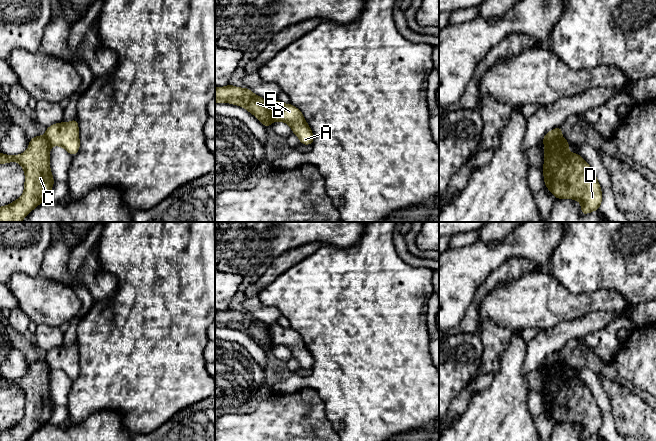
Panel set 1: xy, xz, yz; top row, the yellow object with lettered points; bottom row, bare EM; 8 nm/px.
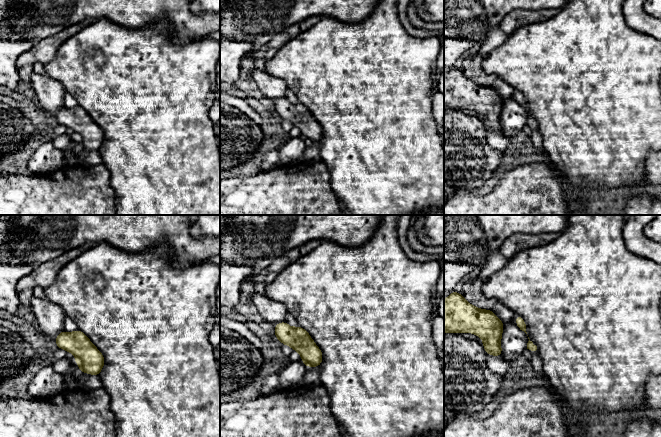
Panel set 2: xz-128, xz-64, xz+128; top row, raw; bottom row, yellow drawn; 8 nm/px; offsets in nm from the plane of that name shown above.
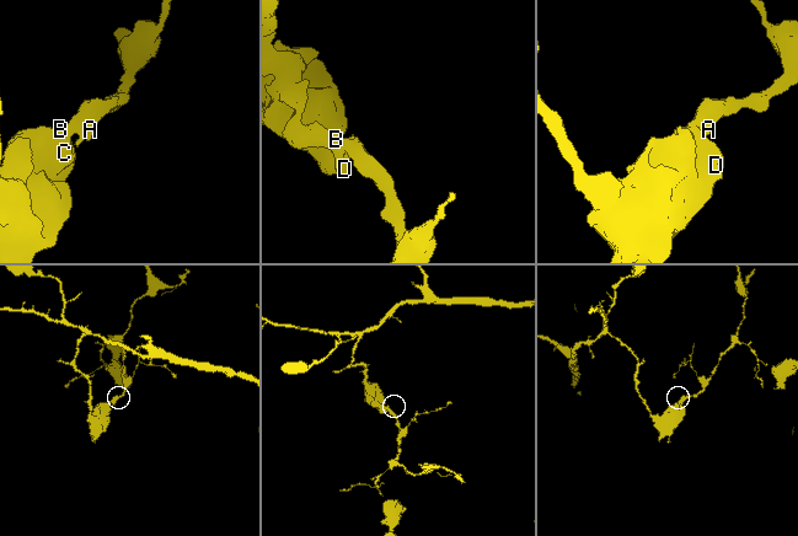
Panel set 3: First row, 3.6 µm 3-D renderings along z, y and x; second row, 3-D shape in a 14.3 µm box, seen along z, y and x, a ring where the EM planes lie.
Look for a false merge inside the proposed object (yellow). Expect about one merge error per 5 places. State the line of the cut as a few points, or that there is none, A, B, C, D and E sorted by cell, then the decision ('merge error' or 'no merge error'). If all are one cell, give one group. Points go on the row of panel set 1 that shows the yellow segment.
cut in xz along (269, 102), (272, 120); A E / B C D; merge error

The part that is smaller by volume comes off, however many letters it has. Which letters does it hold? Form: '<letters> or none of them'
A, E

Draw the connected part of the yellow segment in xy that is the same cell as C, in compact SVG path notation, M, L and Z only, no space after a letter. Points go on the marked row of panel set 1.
M36 135L28 149L19 155L0 153L0 164L18 162L25 173L24 192L14 202L0 207L0 222L21 222L47 200L55 182L50 170L50 144L46 136Z

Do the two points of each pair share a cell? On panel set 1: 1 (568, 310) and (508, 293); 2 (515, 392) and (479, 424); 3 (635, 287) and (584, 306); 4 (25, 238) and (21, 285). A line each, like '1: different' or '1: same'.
1: same
2: same
3: different
4: different

